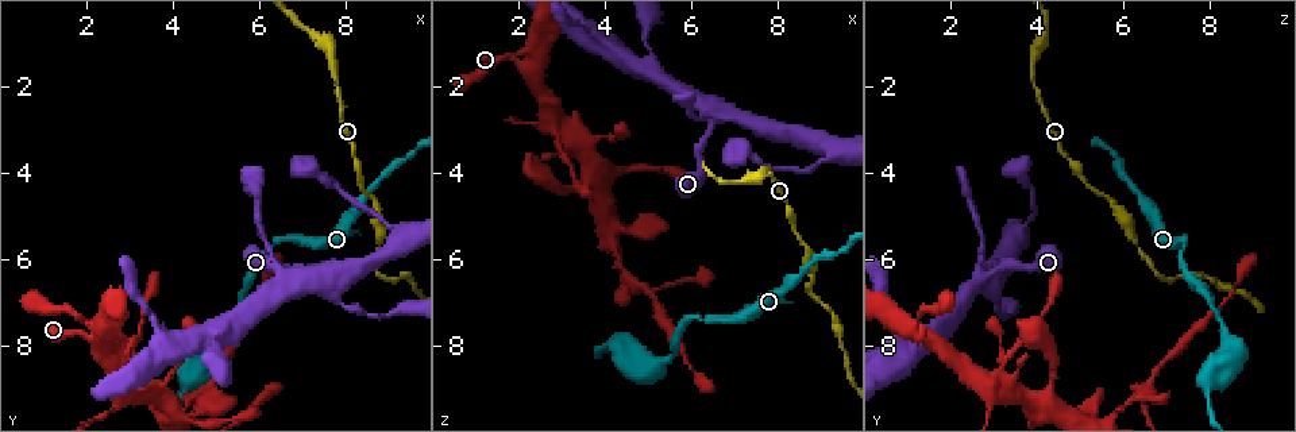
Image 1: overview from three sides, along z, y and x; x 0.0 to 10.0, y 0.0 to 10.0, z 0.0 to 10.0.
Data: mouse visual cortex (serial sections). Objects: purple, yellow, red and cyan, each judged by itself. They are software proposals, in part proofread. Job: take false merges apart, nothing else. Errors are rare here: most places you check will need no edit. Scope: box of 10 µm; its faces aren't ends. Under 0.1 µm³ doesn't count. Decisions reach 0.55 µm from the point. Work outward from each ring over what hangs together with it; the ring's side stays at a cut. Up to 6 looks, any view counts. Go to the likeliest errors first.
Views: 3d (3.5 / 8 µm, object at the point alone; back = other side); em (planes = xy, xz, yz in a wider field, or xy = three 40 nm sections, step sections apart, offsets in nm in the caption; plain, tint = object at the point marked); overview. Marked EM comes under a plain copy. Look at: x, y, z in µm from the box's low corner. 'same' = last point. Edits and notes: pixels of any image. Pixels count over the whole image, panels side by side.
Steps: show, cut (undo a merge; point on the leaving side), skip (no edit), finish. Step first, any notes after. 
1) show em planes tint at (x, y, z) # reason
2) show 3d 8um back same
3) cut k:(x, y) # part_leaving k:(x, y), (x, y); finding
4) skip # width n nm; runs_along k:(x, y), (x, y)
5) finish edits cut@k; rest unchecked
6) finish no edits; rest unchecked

show 3d 3.5um at (7.55, 6.35, 2.95) # side arm on a straight run

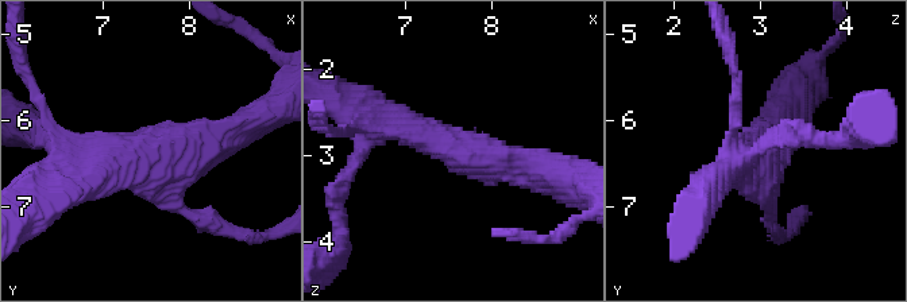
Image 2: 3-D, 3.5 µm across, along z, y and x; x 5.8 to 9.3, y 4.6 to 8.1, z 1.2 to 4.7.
show em xy step 1 tint at (7.55, 6.40, 2.95) # arms 3; arm_widths 200, 350, 450 nm

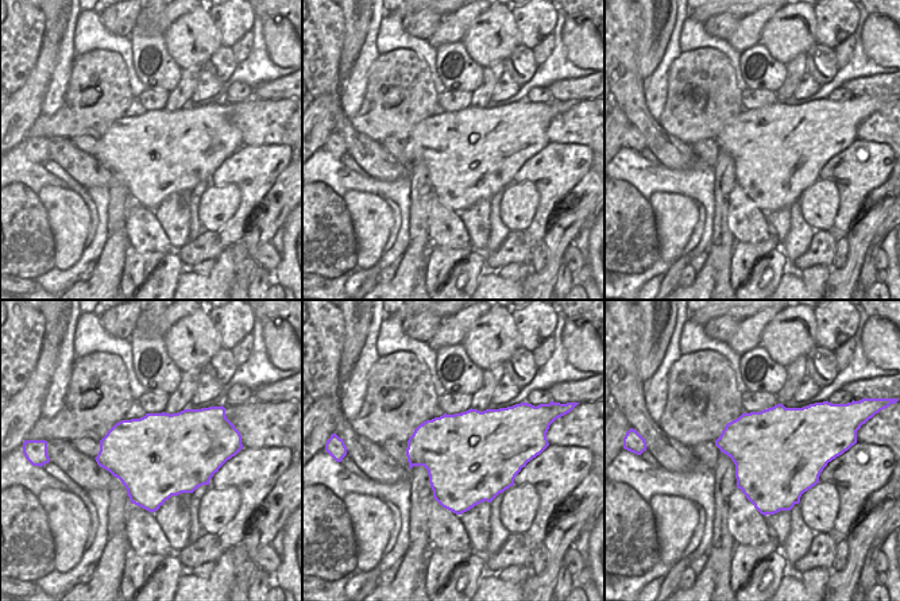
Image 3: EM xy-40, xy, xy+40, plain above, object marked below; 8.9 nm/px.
skip # continuous, no second cell

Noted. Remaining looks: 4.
show 3d 3.5um at (8.70, 6.35, 6.75) # abrupt turn

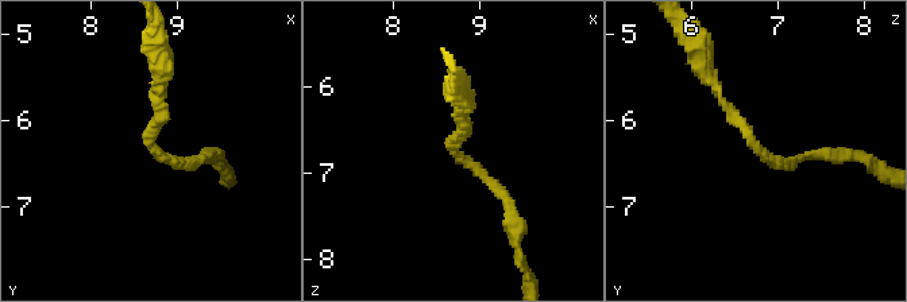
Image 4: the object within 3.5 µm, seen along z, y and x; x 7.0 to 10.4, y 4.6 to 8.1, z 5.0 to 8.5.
show em planes tint at (8.70, 6.30, 6.75) # arm_widths 100, 150 nm; shape alone is not enough

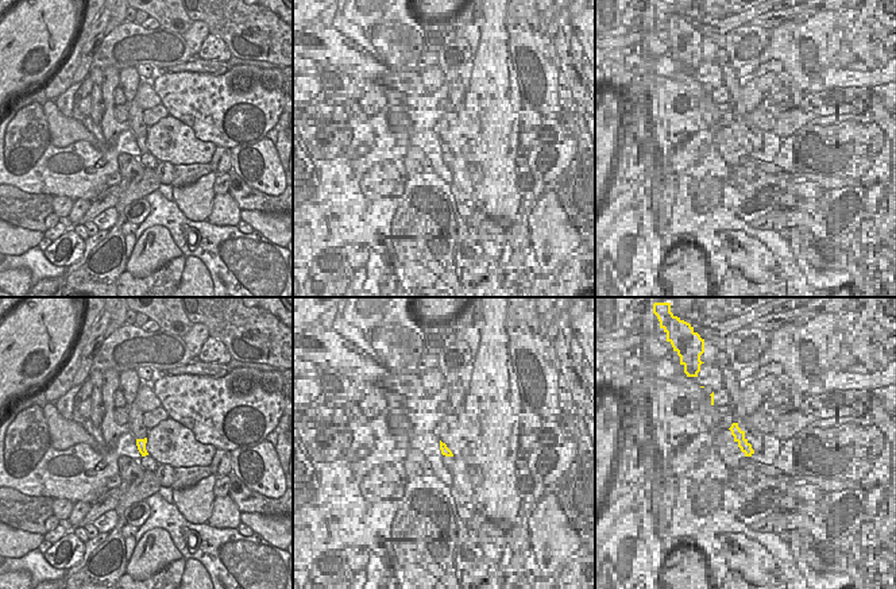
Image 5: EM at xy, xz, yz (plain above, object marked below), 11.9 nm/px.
show em xy step 1 tint same

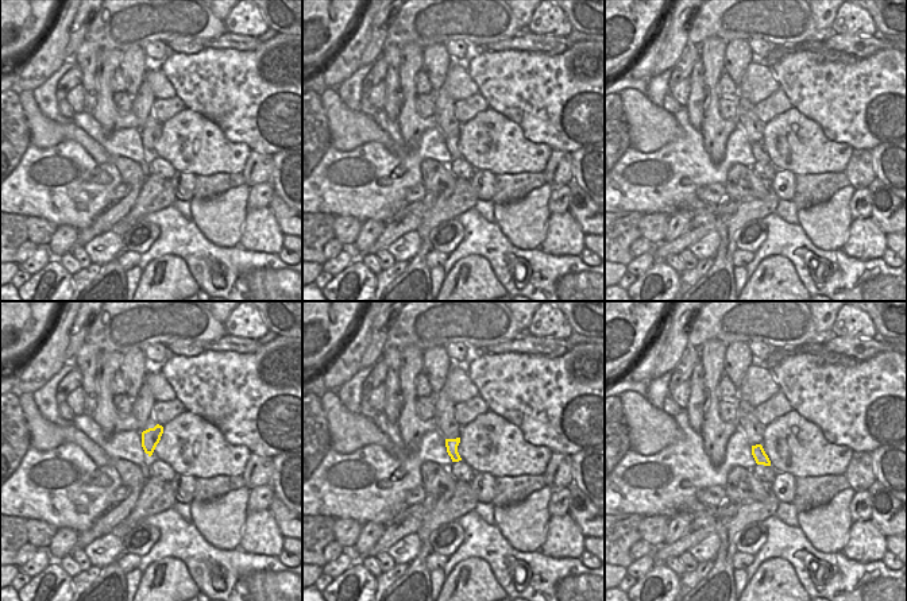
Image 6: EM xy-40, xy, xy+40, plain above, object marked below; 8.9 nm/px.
skip # runs_along 4:(710, 77), (775, 163), (821, 155); continuous, no second cell

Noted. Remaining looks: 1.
finish no edits; rest unchecked

